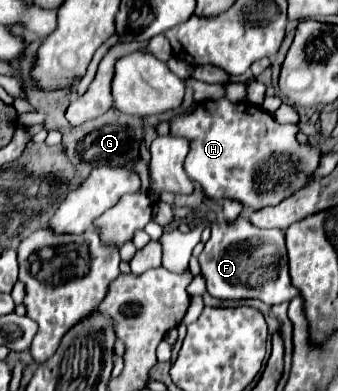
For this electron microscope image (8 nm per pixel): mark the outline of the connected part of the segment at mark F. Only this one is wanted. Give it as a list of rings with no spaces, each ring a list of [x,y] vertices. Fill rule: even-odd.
[[[242,218],[234,222],[212,222],[210,230],[212,236],[204,244],[204,250],[198,258],[202,270],[200,274],[206,280],[206,290],[210,296],[222,300],[258,298],[266,304],[282,304],[298,296],[298,290],[292,286],[288,276],[282,230],[260,230]]]

